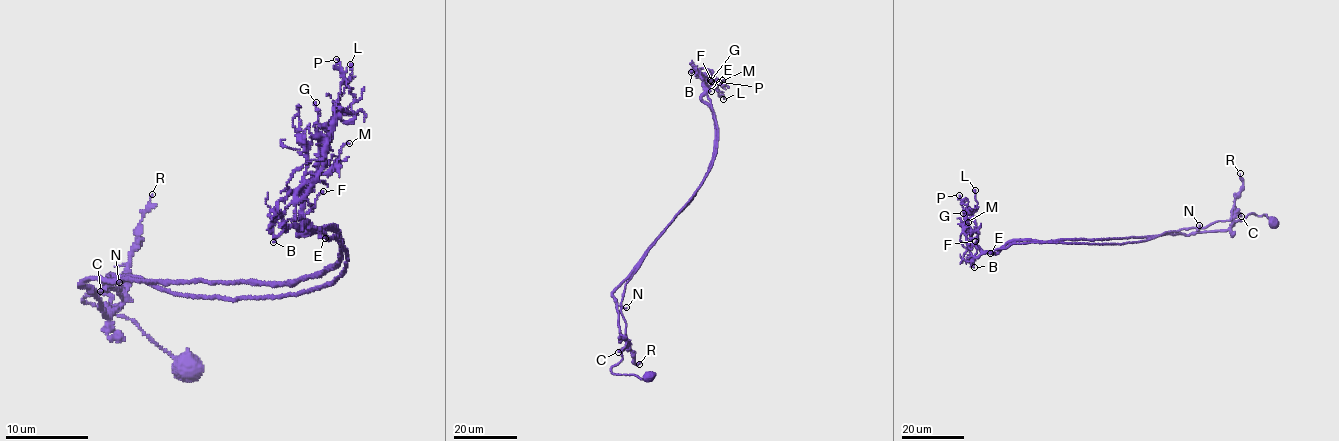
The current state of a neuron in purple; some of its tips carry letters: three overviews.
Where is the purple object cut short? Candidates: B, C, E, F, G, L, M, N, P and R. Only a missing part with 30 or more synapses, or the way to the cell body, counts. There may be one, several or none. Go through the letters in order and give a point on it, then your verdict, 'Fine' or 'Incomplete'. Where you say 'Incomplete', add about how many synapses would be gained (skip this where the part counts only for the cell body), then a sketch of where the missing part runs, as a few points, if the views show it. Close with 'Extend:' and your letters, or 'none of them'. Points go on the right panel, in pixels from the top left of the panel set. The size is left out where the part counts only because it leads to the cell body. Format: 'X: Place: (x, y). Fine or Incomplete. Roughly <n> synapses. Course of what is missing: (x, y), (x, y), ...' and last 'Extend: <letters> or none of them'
B: Place: (974, 267). Fine
C: Place: (1241, 216). Fine
E: Place: (990, 253). Fine
F: Place: (975, 241). Fine
G: Place: (963, 213). Fine
L: Place: (975, 190). Fine
M: Place: (968, 222). Fine
N: Place: (1199, 225). Fine
P: Place: (959, 195). Fine
R: Place: (1240, 173). Fine
Extend: none of them

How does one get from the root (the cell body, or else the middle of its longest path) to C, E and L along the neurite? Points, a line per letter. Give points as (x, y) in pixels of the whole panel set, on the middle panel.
C: (650, 376), (643, 379), (613, 373), (611, 368), (622, 358), (626, 342), (627, 349), (618, 352)
E: (650, 376), (611, 371), (626, 340), (621, 302), (647, 252), (712, 165), (717, 125), (707, 94), (711, 91)
L: (650, 376), (611, 371), (626, 340), (621, 311), (624, 286), (712, 165), (717, 125), (703, 83), (723, 99)

